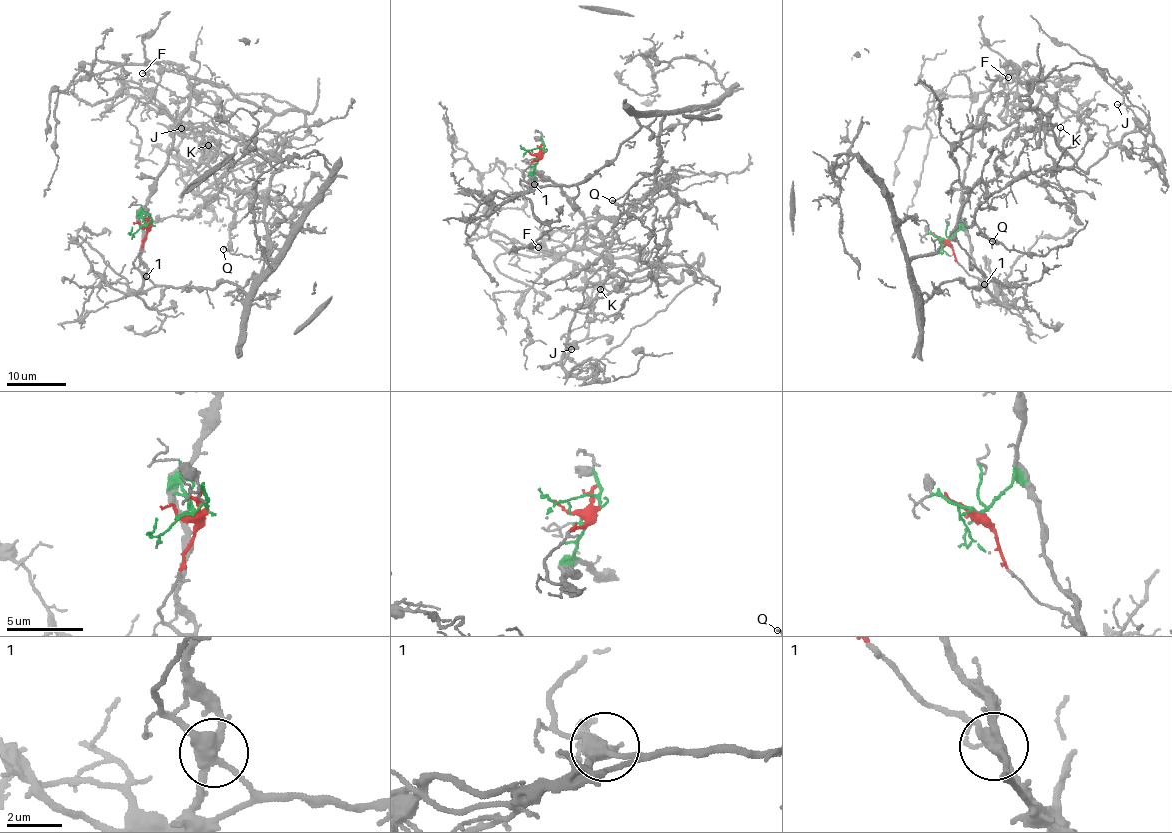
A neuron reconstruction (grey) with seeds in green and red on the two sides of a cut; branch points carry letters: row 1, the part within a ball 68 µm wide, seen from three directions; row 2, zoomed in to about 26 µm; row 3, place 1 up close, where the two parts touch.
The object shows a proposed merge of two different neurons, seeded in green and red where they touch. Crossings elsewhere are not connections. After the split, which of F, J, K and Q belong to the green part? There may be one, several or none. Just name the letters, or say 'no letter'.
F, J

